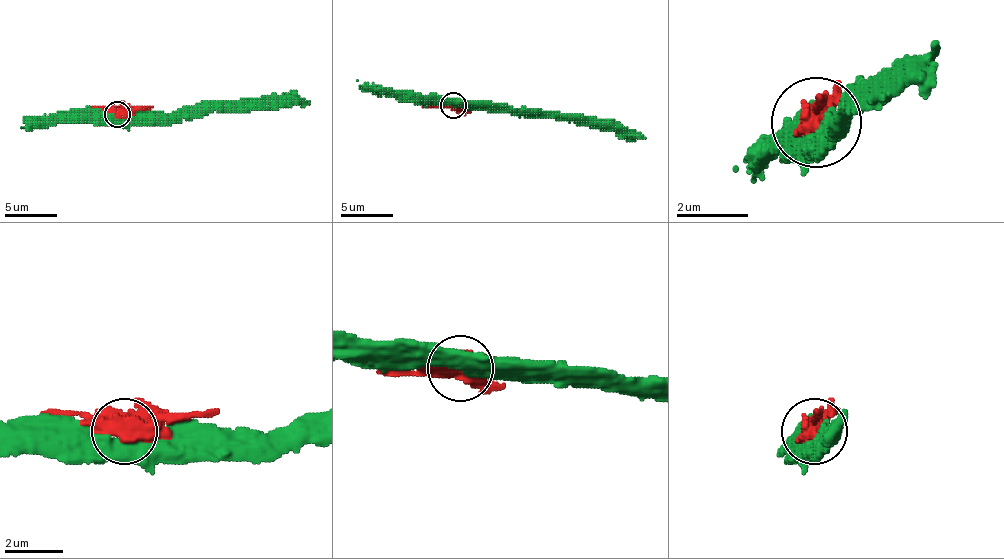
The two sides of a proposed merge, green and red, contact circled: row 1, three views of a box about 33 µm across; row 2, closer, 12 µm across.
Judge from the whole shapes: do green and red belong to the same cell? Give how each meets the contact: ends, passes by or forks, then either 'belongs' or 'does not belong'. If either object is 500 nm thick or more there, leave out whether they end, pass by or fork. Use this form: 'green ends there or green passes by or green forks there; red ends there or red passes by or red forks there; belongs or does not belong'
does not belong

